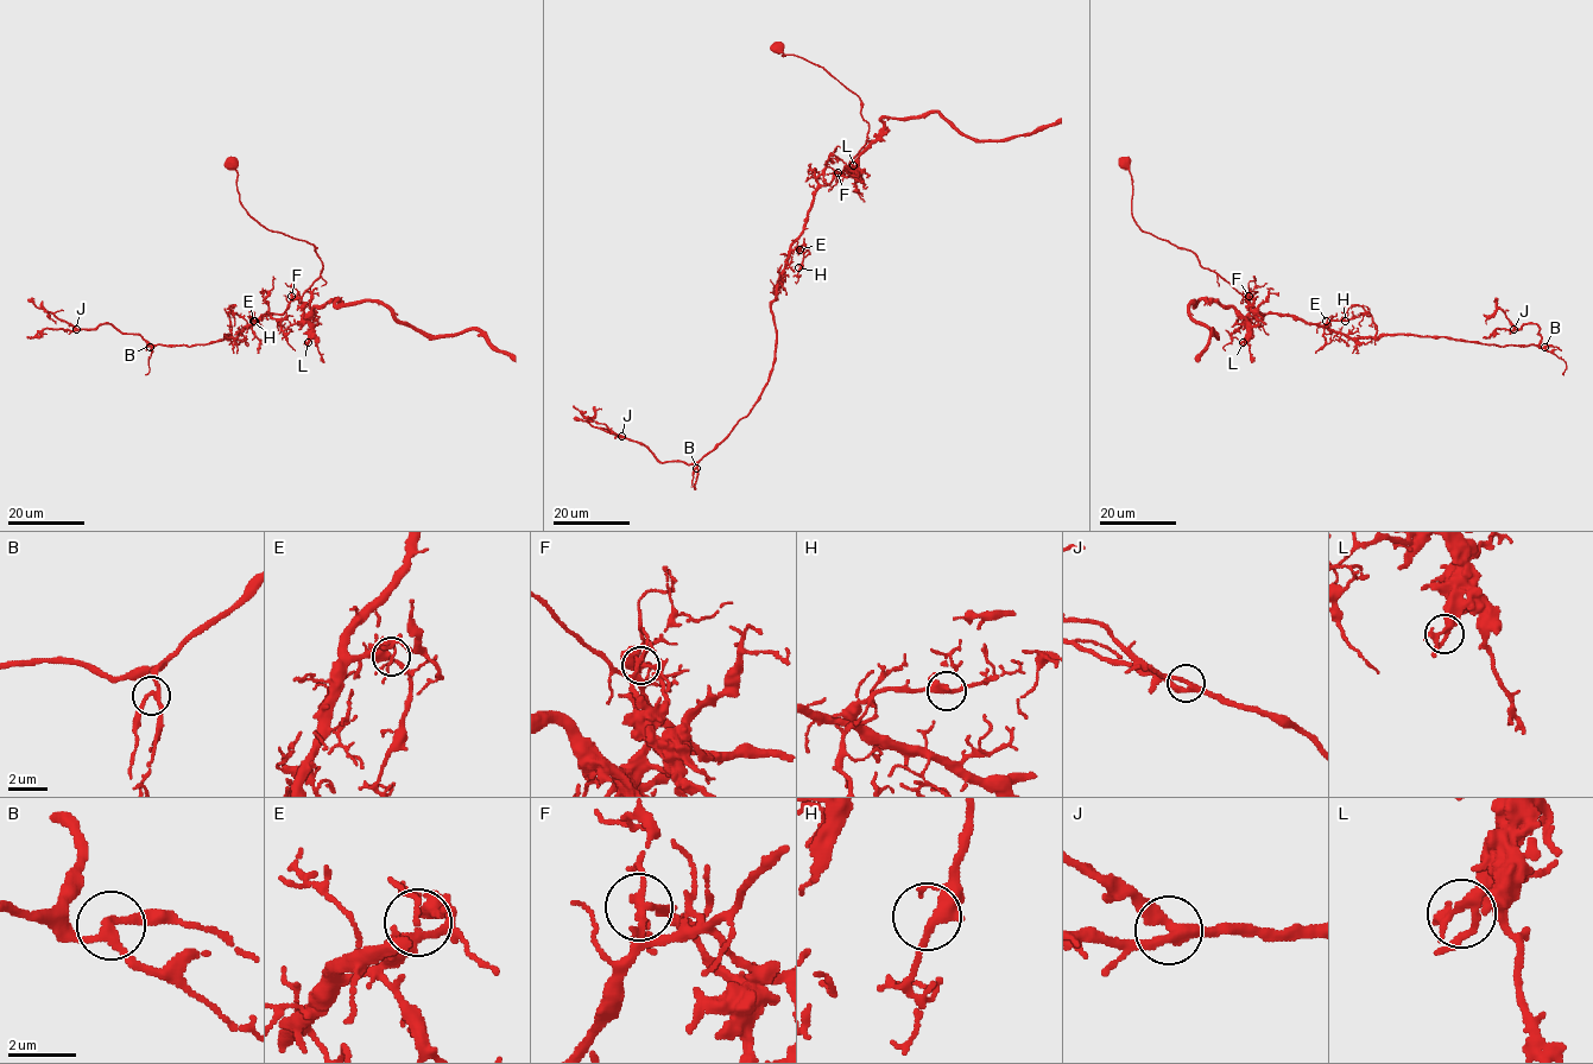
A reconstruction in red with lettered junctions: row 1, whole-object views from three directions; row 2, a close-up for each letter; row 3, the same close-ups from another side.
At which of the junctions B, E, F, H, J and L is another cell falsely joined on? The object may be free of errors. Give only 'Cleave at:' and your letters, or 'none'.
Cleave at: F

